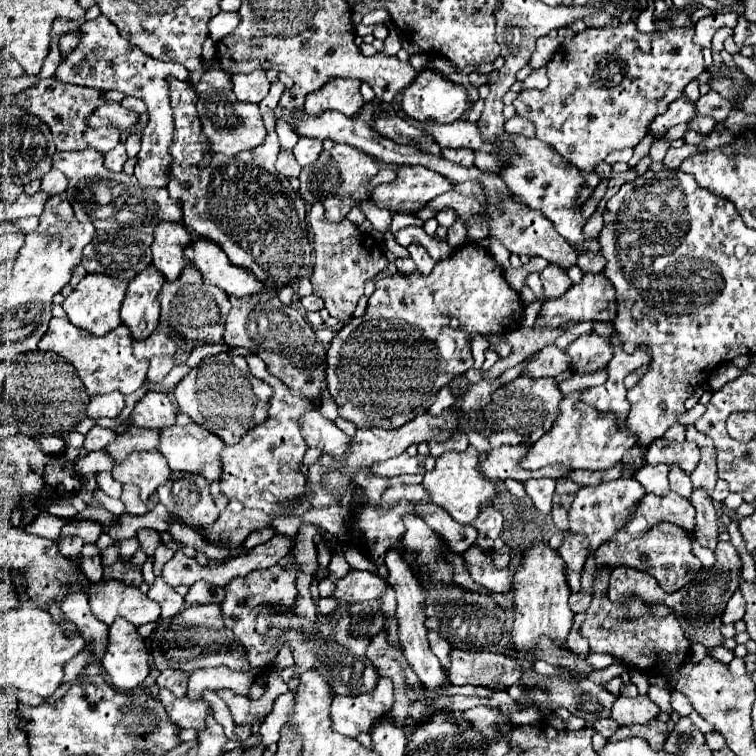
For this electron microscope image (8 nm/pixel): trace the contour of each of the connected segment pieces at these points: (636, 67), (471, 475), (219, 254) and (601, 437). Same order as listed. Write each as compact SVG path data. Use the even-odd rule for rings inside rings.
M634 21L588 27L554 53L546 65L550 85L544 91L518 95L516 115L534 123L540 141L560 149L562 157L590 173L608 153L636 147L646 137L654 117L666 113L668 105L684 93L684 87L704 71L702 47L692 37L692 27L640 33Z
M474 447L462 453L444 453L436 459L434 471L424 475L424 487L430 491L430 501L446 509L458 523L472 523L484 505L492 505L498 499L496 487L480 473L480 455Z
M192 241L184 249L184 257L202 273L202 279L208 285L216 285L228 295L246 297L266 289L260 281L256 281L256 277L252 277L252 273L244 271L242 267L234 267L216 241Z
M578 389L564 397L564 401L560 403L560 417L554 427L546 435L542 435L530 447L524 461L520 461L524 469L540 469L550 463L568 465L572 469L608 469L620 463L624 453L636 445L636 435L632 435L626 425L620 427L610 413L600 413L598 409L592 409L592 405L584 405L580 401L582 391L584 389ZM574 407L580 407L580 411Z

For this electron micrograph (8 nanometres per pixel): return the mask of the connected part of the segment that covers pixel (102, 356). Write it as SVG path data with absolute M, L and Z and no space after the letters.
M52 317L46 335L38 343L38 349L54 351L60 357L64 357L70 365L74 365L78 377L84 383L84 391L90 397L112 391L120 391L124 395L134 393L138 387L142 387L148 371L148 361L140 361L132 355L132 335L126 325L116 327L104 337L94 337L88 331L74 327L68 319Z

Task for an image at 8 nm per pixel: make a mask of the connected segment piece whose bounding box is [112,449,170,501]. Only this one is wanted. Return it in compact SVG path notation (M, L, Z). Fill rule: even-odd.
M152 449L152 451L136 451L130 453L122 463L114 465L112 475L118 483L132 483L140 489L140 499L146 501L164 481L168 481L170 469L168 461Z

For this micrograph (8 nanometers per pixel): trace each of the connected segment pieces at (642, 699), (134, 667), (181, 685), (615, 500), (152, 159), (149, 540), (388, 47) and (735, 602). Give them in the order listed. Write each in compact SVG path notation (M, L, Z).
M638 695L638 697L618 697L612 705L612 719L618 725L634 725L634 723L648 723L652 719L656 719L660 713L658 705L654 705L646 695Z
M116 617L116 621L110 625L108 649L102 665L118 691L134 689L148 677L150 653L146 649L146 641L130 621Z
M166 669L160 673L156 687L158 689L170 689L176 697L184 697L186 695L186 687L188 687L188 673L176 673L174 669Z
M632 477L628 479L616 479L616 481L602 481L600 485L582 487L576 493L576 499L572 501L568 519L570 519L570 531L572 533L584 533L590 539L592 549L598 549L604 541L616 535L620 525L628 519L628 515L634 513L638 501L646 495L646 489Z
M96 17L92 21L84 21L80 33L82 33L80 43L58 65L54 77L62 83L94 87L94 89L102 89L102 91L116 89L116 91L122 91L124 95L134 95L134 97L142 99L148 105L150 125L146 125L146 129L142 131L142 149L138 153L134 177L144 187L166 187L168 179L170 179L170 175L168 175L168 167L170 167L168 147L172 143L172 131L174 131L174 119L172 119L172 109L170 109L170 99L168 99L166 77L172 75L182 81L188 81L188 77L190 77L188 69L184 69L184 65L156 61L156 59L144 55L140 49L130 45L130 41L124 39L118 33L116 25L112 25L112 21L108 21L106 17Z
M140 529L140 533L136 535L136 539L140 541L140 549L146 553L148 559L154 557L156 547L162 543L160 541L160 535L156 531L152 531L152 529Z
M390 31L390 35L388 35L388 39L384 41L384 53L386 55L396 55L398 51L400 51L400 47L402 47L402 41L400 41L400 35L398 35L398 31Z
M736 591L726 605L726 611L722 613L722 623L736 623L742 617L744 617L744 599L742 599L742 593Z

